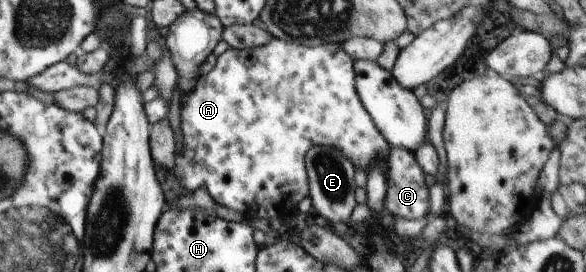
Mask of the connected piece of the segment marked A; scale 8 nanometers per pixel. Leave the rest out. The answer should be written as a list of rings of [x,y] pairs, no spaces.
[[[272,37],[267,44],[252,49],[239,50],[229,47],[228,50],[218,56],[213,70],[208,74],[199,75],[195,88],[188,95],[183,95],[180,109],[185,149],[182,154],[176,156],[173,174],[179,180],[183,193],[192,193],[198,188],[205,188],[217,205],[220,204],[231,208],[231,210],[237,210],[246,218],[281,218],[284,220],[297,210],[297,204],[303,198],[309,197],[309,179],[304,158],[312,146],[339,149],[339,152],[342,152],[356,168],[363,168],[366,173],[379,158],[385,159],[385,178],[387,176],[387,158],[393,147],[382,136],[371,115],[365,110],[357,94],[354,60],[343,50],[340,44],[327,43],[308,47],[298,42],[282,41]]]

